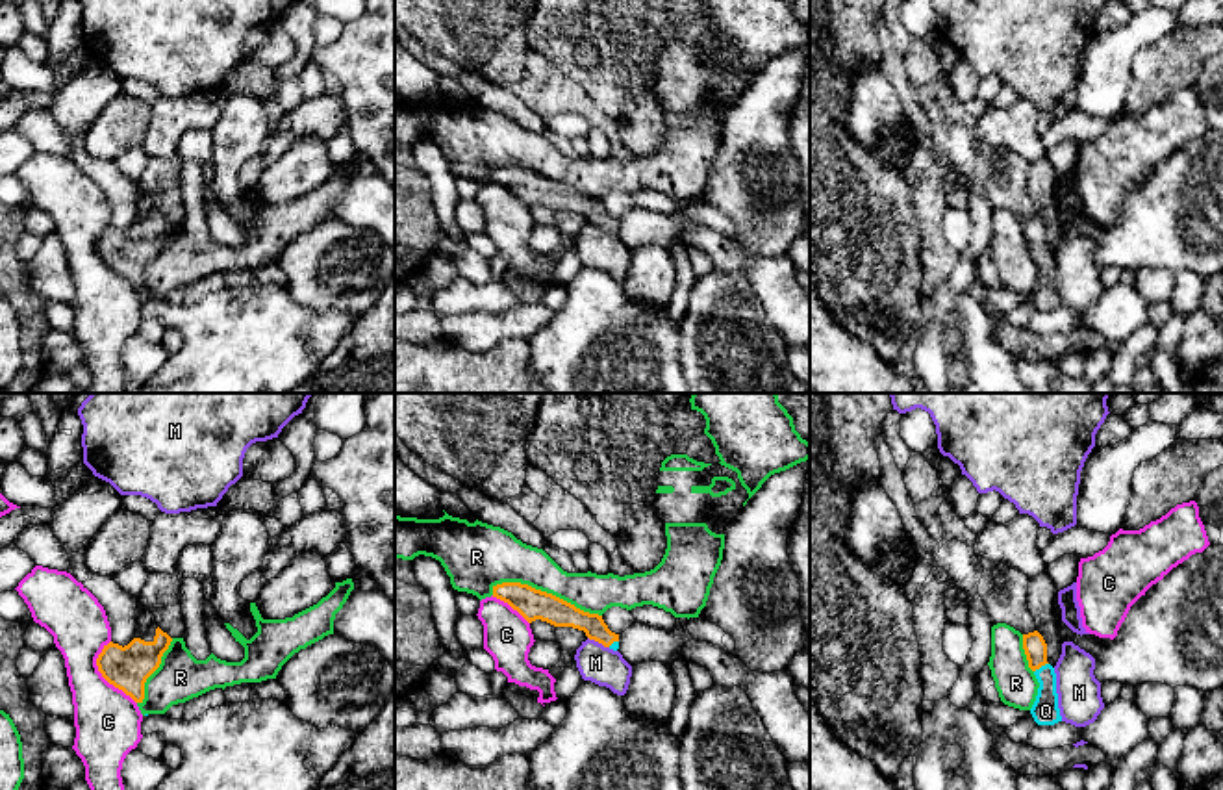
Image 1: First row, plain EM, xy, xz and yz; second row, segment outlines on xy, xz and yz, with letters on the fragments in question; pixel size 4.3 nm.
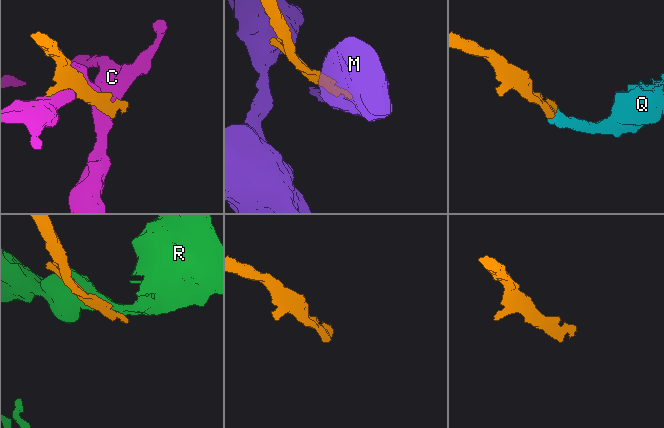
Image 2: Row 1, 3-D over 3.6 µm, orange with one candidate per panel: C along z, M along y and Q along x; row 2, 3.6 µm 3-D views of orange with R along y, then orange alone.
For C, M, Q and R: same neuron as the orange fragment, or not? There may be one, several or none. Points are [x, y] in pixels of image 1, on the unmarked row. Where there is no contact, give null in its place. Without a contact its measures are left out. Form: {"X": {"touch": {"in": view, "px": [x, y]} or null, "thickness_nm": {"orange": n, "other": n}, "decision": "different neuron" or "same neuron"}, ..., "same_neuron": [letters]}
{"C": {"touch": {"in": "xy", "px": [102, 260]}, "thickness_nm": {"orange": 190, "other": 280}, "decision": "different neuron"}, "M": {"touch": {"in": "xz", "px": [599, 227]}, "thickness_nm": {"orange": 120, "other": 160}, "decision": "different neuron"}, "Q": {"touch": {"in": "yz", "px": [1040, 251]}, "thickness_nm": {"orange": 100, "other": 120}, "decision": "same neuron"}, "R": {"touch": {"in": "xz", "px": [545, 177]}, "thickness_nm": {"orange": 140, "other": 220}, "decision": "different neuron"}, "same_neuron": ["Q"]}

